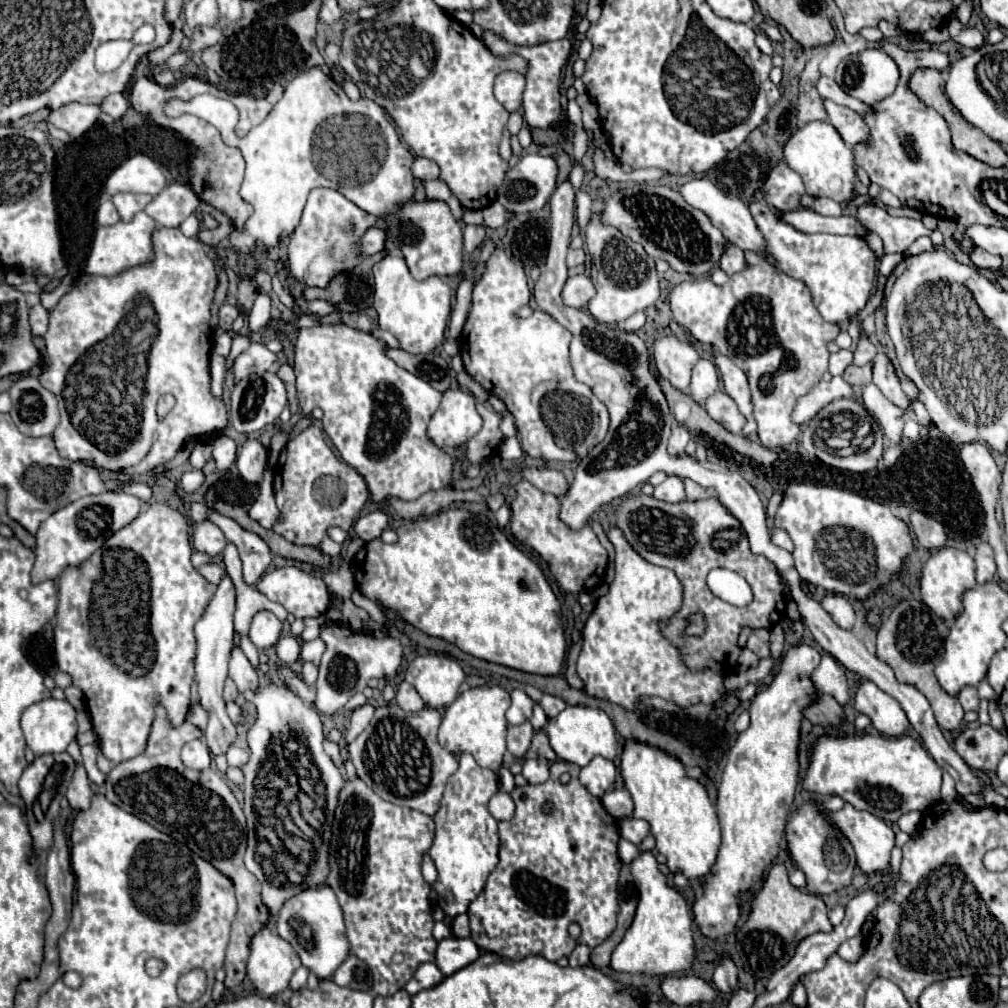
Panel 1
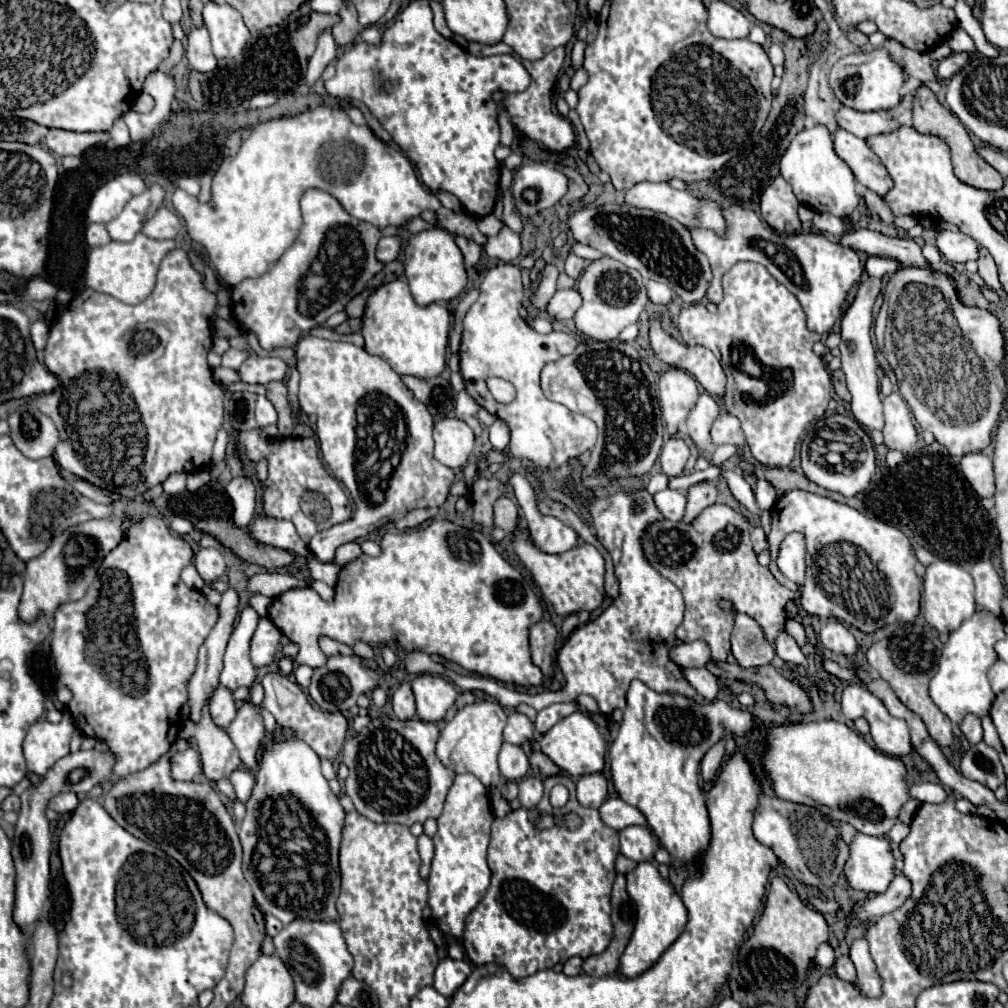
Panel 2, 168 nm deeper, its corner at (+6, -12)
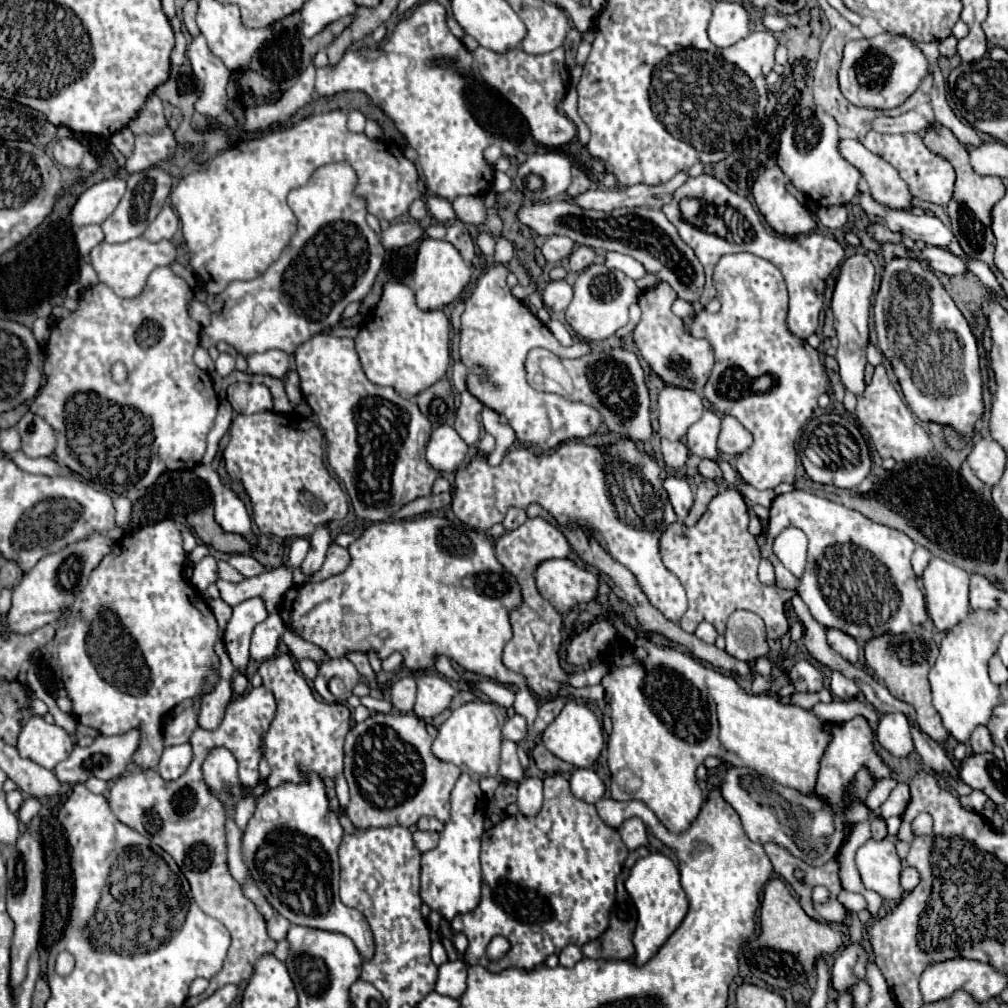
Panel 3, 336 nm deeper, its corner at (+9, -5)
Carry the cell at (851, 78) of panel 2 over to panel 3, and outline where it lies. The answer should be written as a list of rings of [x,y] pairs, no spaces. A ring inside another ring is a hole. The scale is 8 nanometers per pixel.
[[[882,33],[872,39],[848,41],[844,59],[838,71],[842,95],[856,107],[892,109],[904,103],[918,87],[920,79],[928,75],[928,61],[910,39],[900,35]]]

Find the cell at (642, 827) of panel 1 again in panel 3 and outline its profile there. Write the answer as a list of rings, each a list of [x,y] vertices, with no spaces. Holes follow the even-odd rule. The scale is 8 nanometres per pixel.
[[[632,817],[632,819],[624,821],[618,831],[620,831],[620,835],[622,835],[624,845],[626,845],[630,851],[632,851],[632,849],[638,849],[638,847],[646,847],[646,849],[654,851],[652,845],[650,845],[650,841],[648,841],[646,827],[644,827],[644,823],[642,823],[638,817]]]

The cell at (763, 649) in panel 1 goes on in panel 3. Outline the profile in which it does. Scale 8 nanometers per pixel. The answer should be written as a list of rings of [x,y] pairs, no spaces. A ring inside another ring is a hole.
[[[738,609],[730,615],[724,637],[726,653],[746,663],[754,663],[770,651],[764,621],[756,613],[744,609]]]

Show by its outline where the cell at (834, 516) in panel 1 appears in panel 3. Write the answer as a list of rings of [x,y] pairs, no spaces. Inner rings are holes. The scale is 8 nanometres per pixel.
[[[794,489],[772,501],[766,543],[760,551],[776,569],[776,585],[796,589],[818,623],[838,627],[864,643],[884,633],[906,633],[926,619],[924,593],[910,565],[914,549],[916,543],[908,535],[876,523],[842,503]],[[790,525],[802,529],[808,537],[808,565],[802,579],[796,579],[772,553],[776,535]]]

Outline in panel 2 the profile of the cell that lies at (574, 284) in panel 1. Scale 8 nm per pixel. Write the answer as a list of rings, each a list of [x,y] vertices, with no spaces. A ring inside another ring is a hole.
[[[557,290],[547,304],[547,314],[553,320],[569,320],[575,316],[577,308],[581,306],[581,296],[577,290]]]

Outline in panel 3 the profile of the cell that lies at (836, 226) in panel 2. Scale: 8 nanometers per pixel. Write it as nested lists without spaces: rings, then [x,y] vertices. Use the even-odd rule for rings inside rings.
[[[834,205],[834,207],[820,207],[816,211],[816,221],[832,231],[842,229],[846,225],[848,219],[848,211],[844,205]]]

